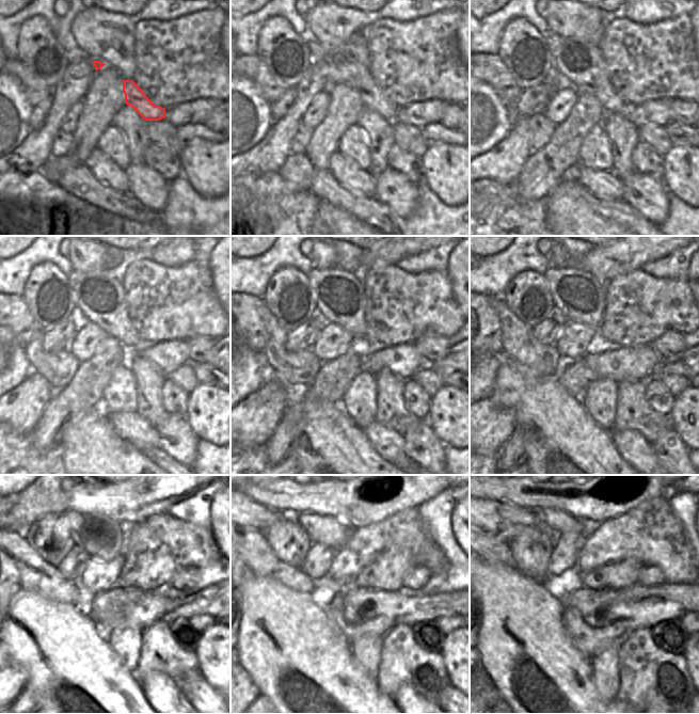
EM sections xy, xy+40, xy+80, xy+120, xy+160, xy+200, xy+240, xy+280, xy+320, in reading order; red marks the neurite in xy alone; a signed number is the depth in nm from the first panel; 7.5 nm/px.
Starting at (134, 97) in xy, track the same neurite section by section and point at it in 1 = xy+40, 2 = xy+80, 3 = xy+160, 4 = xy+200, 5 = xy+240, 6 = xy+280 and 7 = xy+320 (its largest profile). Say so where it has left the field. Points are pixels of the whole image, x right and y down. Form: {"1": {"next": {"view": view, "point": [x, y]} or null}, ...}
{"1": {"next": {"view": "xy+40", "point": [338, 67]}}, "2": {"next": {"view": "xy+80", "point": [581, 62]}}, "3": {"next": {"view": "xy+160", "point": [338, 294]}}, "4": {"next": {"view": "xy+200", "point": [576, 286]}}, "5": {"next": {"view": "xy+240", "point": [95, 513]}}, "6": {"next": {"view": "xy+280", "point": [330, 512]}}, "7": {"next": {"view": "xy+320", "point": [561, 506]}}}

